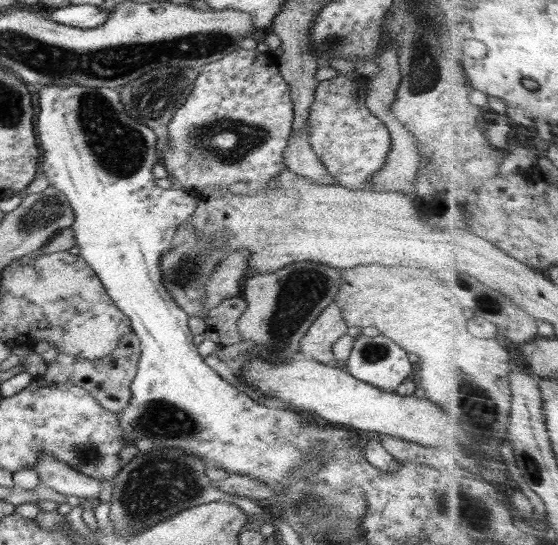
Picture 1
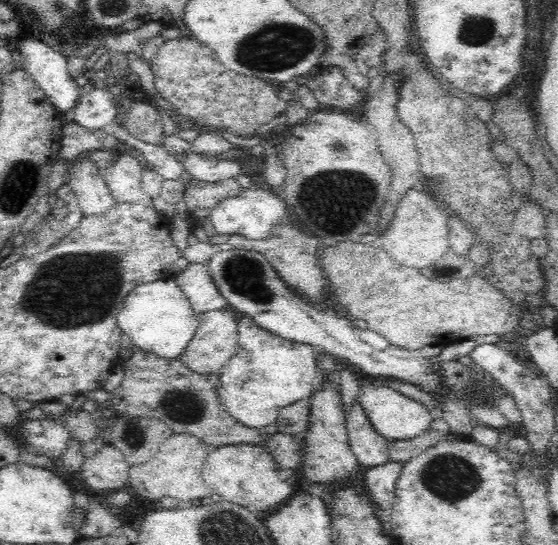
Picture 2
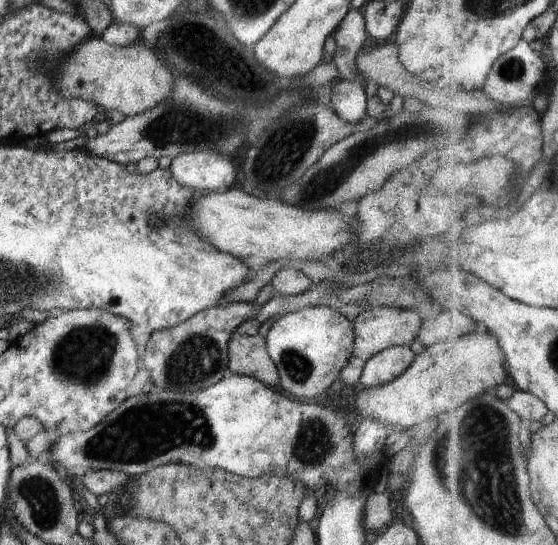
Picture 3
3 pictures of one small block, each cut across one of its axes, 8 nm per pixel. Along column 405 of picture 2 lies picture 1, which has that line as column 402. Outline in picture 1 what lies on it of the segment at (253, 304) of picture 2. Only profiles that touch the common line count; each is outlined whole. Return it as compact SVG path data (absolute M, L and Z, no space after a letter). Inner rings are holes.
M382 334L374 337L359 335L354 341L354 348L347 358L346 366L354 378L390 392L395 391L400 383L409 380L409 376L416 368L410 363L408 353L392 339Z

